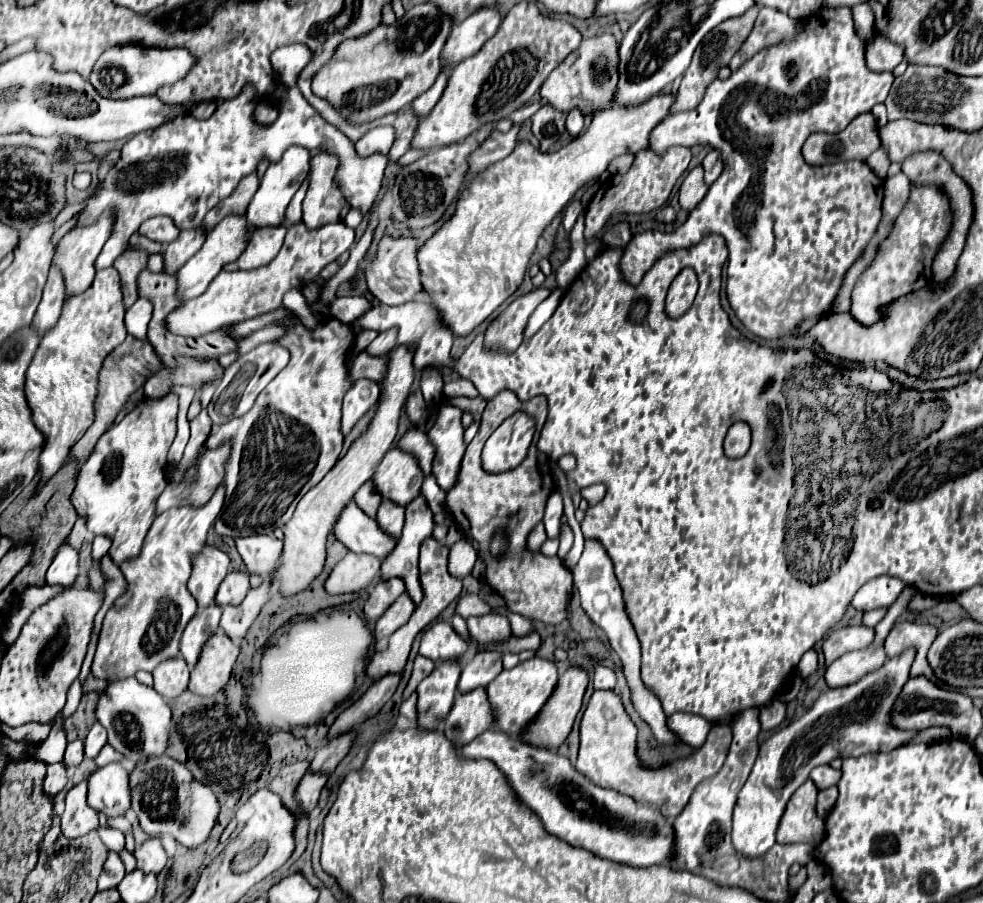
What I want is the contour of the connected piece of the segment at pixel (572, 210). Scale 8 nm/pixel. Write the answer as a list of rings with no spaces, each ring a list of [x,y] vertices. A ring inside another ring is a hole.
[[[573,200],[573,202],[567,206],[565,214],[563,214],[563,228],[565,228],[565,232],[567,232],[567,234],[571,232],[573,224],[575,224],[575,222],[577,222],[577,218],[579,218],[579,208],[583,208],[583,206],[581,206],[581,202]]]

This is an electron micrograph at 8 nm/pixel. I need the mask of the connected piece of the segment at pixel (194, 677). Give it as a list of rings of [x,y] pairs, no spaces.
[[[215,632],[203,644],[199,660],[191,670],[187,690],[197,696],[217,694],[227,684],[237,656],[239,646],[233,640],[229,640],[225,632]]]

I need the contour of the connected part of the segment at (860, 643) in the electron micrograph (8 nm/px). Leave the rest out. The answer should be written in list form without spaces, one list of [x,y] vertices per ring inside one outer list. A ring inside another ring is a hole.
[[[867,626],[841,628],[841,630],[833,632],[823,644],[825,664],[829,666],[833,660],[837,660],[839,656],[843,656],[847,652],[869,648],[873,644],[873,640],[875,640],[875,630],[873,628],[867,628]]]

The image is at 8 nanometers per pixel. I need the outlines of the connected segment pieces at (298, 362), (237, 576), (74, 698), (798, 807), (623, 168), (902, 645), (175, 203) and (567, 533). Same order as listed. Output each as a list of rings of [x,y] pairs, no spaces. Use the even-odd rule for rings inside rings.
[[[285,316],[275,324],[285,328],[285,334],[279,340],[275,340],[275,344],[291,352],[289,364],[277,374],[273,384],[269,384],[257,396],[255,406],[245,416],[233,418],[221,426],[213,426],[205,440],[209,448],[231,444],[231,456],[225,464],[225,504],[215,520],[215,532],[221,536],[239,538],[253,534],[269,534],[275,528],[281,528],[281,524],[285,524],[291,518],[297,506],[297,496],[301,496],[301,488],[313,488],[315,480],[323,478],[325,472],[333,468],[343,450],[339,422],[343,396],[353,388],[353,380],[347,372],[347,356],[355,344],[353,326],[329,318],[325,322],[319,322],[313,330],[309,330],[295,316]]]
[[[231,570],[225,580],[219,586],[219,592],[215,596],[219,606],[227,606],[227,604],[239,604],[247,590],[249,590],[249,572],[239,572],[239,570]]]
[[[75,680],[75,682],[71,684],[71,688],[69,688],[69,692],[67,692],[67,704],[65,704],[65,708],[63,708],[63,718],[69,718],[69,716],[75,712],[77,704],[79,704],[79,700],[81,700],[81,694],[83,694],[81,682]]]
[[[807,780],[789,800],[789,808],[781,818],[781,828],[777,830],[783,836],[777,842],[805,842],[805,844],[819,844],[825,838],[825,820],[817,816],[817,794],[819,788]]]
[[[623,154],[623,156],[619,156],[617,160],[613,160],[607,170],[609,170],[611,174],[625,174],[625,172],[629,170],[631,162],[633,162],[633,154]]]
[[[897,622],[891,632],[887,634],[887,638],[883,640],[883,648],[885,654],[889,658],[895,658],[899,654],[903,654],[905,650],[913,648],[915,650],[915,660],[911,664],[911,674],[923,674],[929,680],[933,680],[938,686],[945,685],[940,681],[934,672],[927,670],[927,650],[931,646],[931,642],[937,636],[937,628],[933,624],[911,624],[911,622]]]
[[[246,85],[239,96],[225,100],[221,106],[217,106],[217,110],[211,114],[211,118],[207,120],[195,120],[191,114],[189,116],[177,116],[177,120],[171,120],[169,124],[163,124],[163,128],[155,128],[155,130],[145,130],[139,132],[137,136],[133,136],[131,140],[127,140],[121,148],[121,156],[117,160],[117,164],[109,170],[109,174],[105,176],[103,182],[99,182],[95,186],[95,194],[91,194],[85,200],[85,208],[75,214],[77,226],[81,224],[95,224],[101,216],[101,212],[109,210],[113,214],[113,230],[109,240],[105,242],[95,268],[103,270],[109,268],[113,264],[113,260],[123,252],[123,248],[129,242],[129,236],[141,226],[143,220],[153,218],[153,216],[171,216],[177,224],[177,228],[181,230],[189,230],[189,228],[199,228],[201,220],[205,218],[205,214],[219,204],[219,200],[231,196],[231,192],[237,188],[237,184],[241,182],[241,178],[249,176],[255,172],[255,168],[259,166],[261,160],[269,160],[271,164],[279,162],[283,152],[289,146],[303,146],[303,148],[315,148],[315,150],[323,150],[329,154],[335,154],[339,158],[339,170],[337,170],[337,186],[343,192],[343,196],[347,198],[347,202],[355,208],[361,208],[363,212],[367,212],[371,208],[371,204],[375,202],[379,190],[381,190],[381,178],[383,178],[383,170],[387,166],[387,156],[375,152],[371,156],[359,156],[355,150],[355,144],[333,124],[325,122],[319,112],[303,98],[303,94],[299,90],[291,90],[291,94],[287,94],[287,102],[283,102],[281,110],[279,110],[279,118],[269,124],[263,126],[259,122],[255,122],[254,108],[258,101],[255,89],[250,85]],[[157,160],[157,164],[153,168],[143,168],[145,162]]]
[[[563,524],[561,526],[561,534],[559,534],[559,540],[561,540],[561,546],[559,546],[559,558],[565,562],[565,556],[569,552],[569,548],[573,546],[573,530],[569,524]]]

